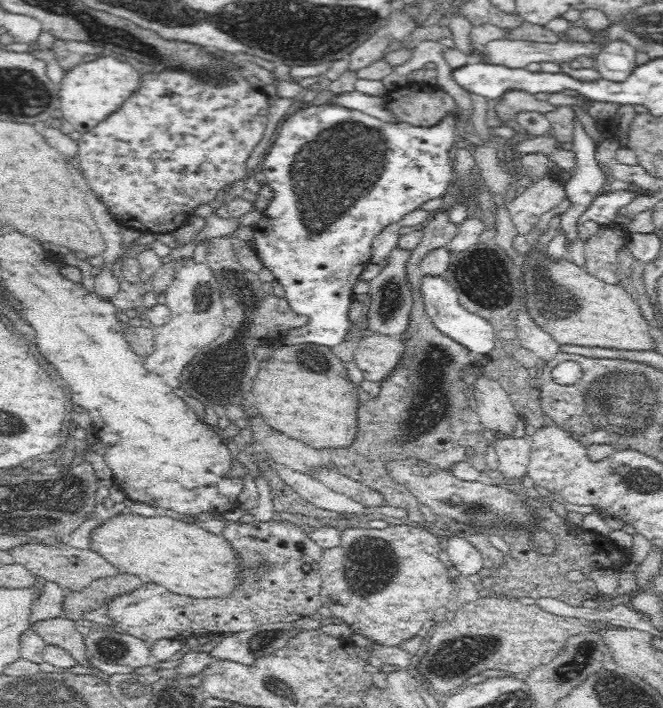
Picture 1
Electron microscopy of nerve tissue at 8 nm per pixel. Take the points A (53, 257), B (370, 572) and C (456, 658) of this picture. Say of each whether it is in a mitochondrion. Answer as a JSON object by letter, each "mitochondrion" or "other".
{"A":"other","B":"mitochondrion","C":"mitochondrion"}

